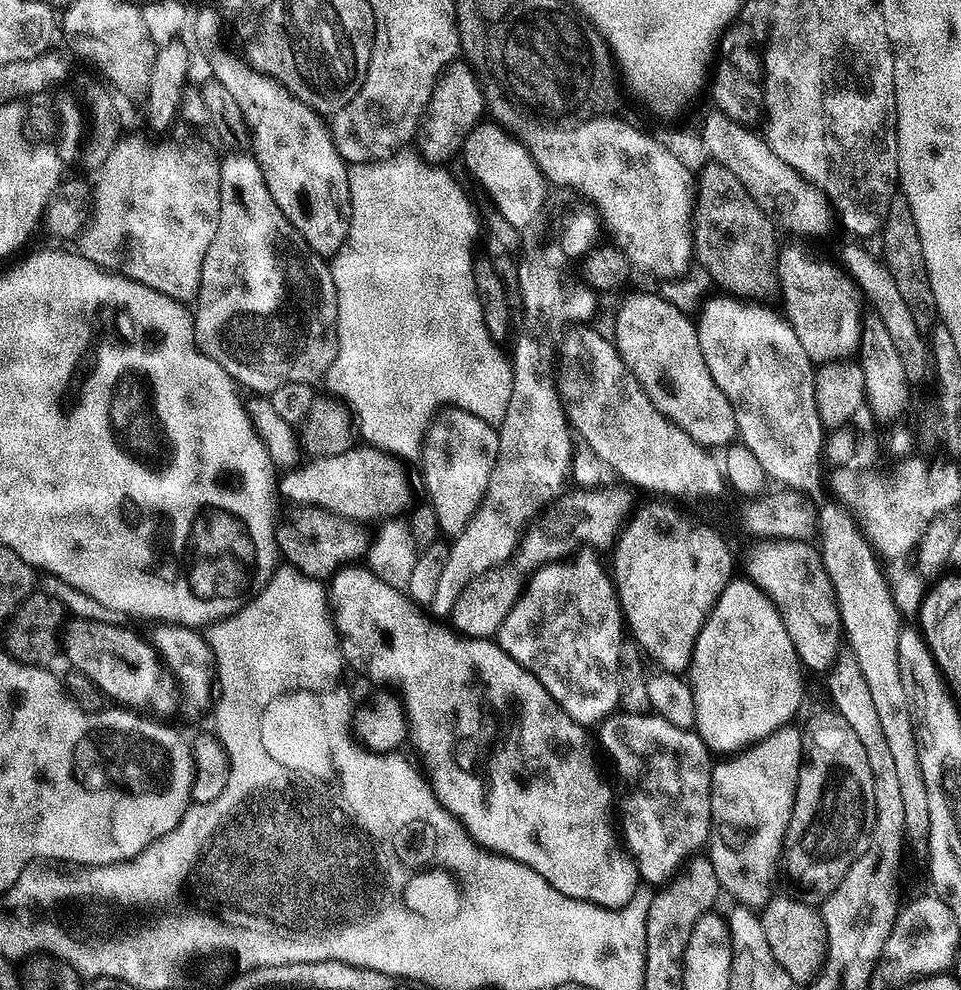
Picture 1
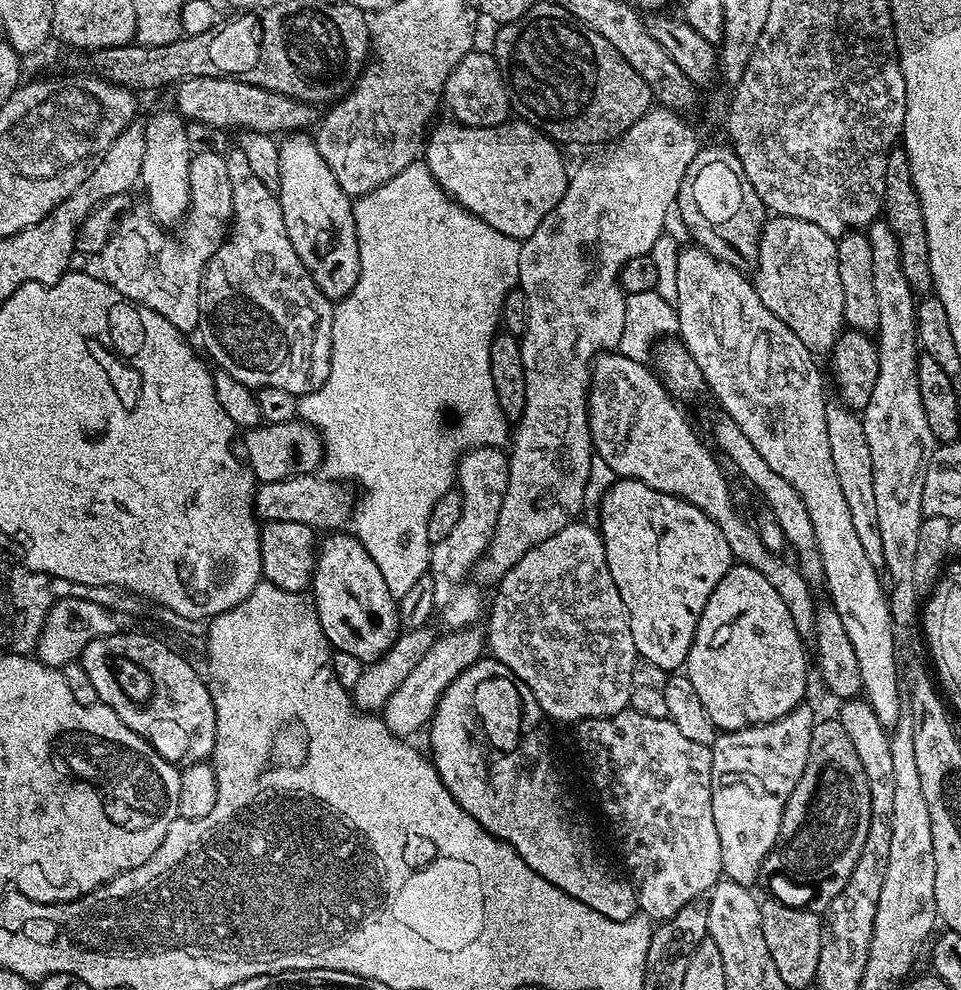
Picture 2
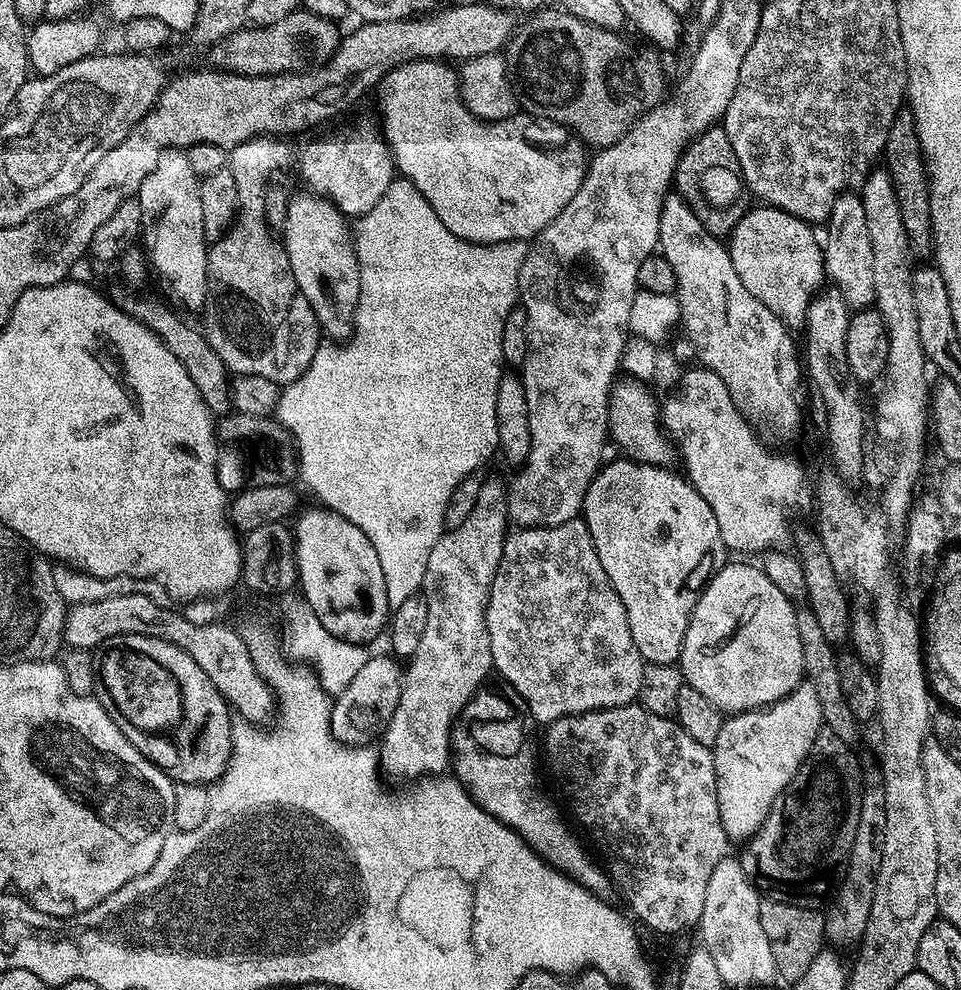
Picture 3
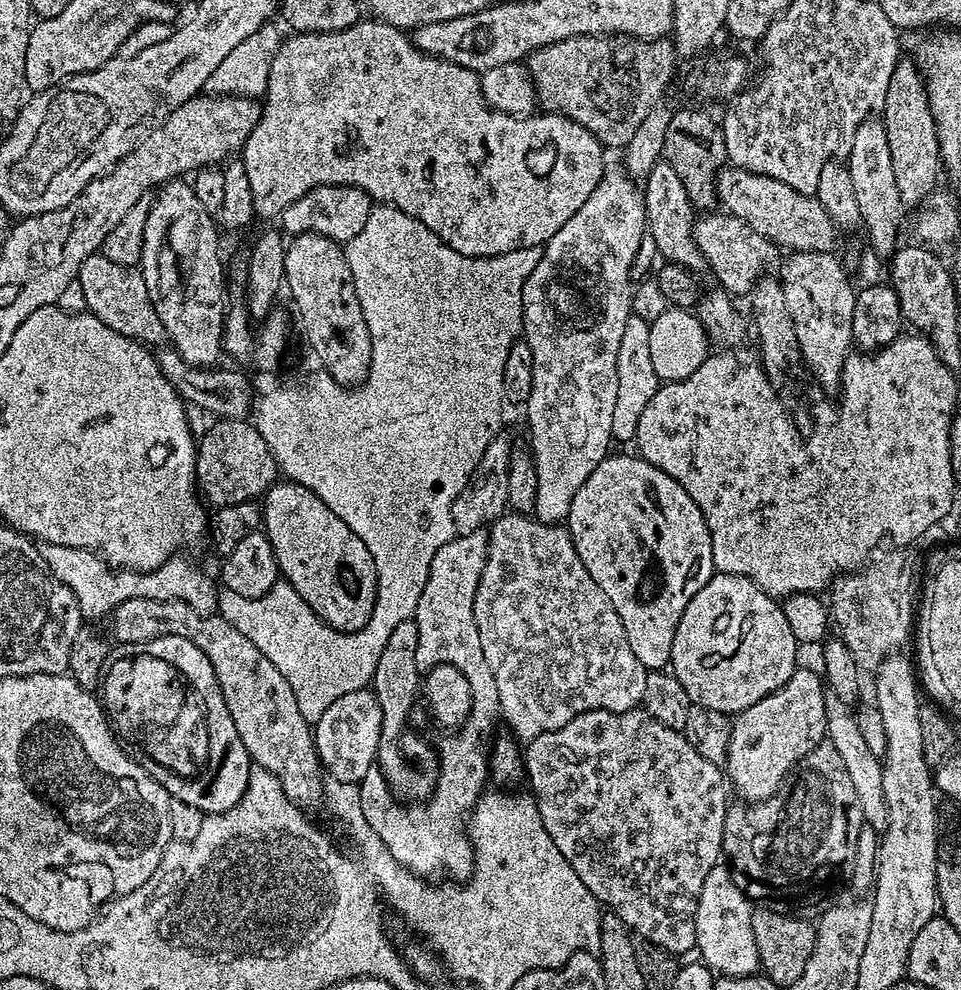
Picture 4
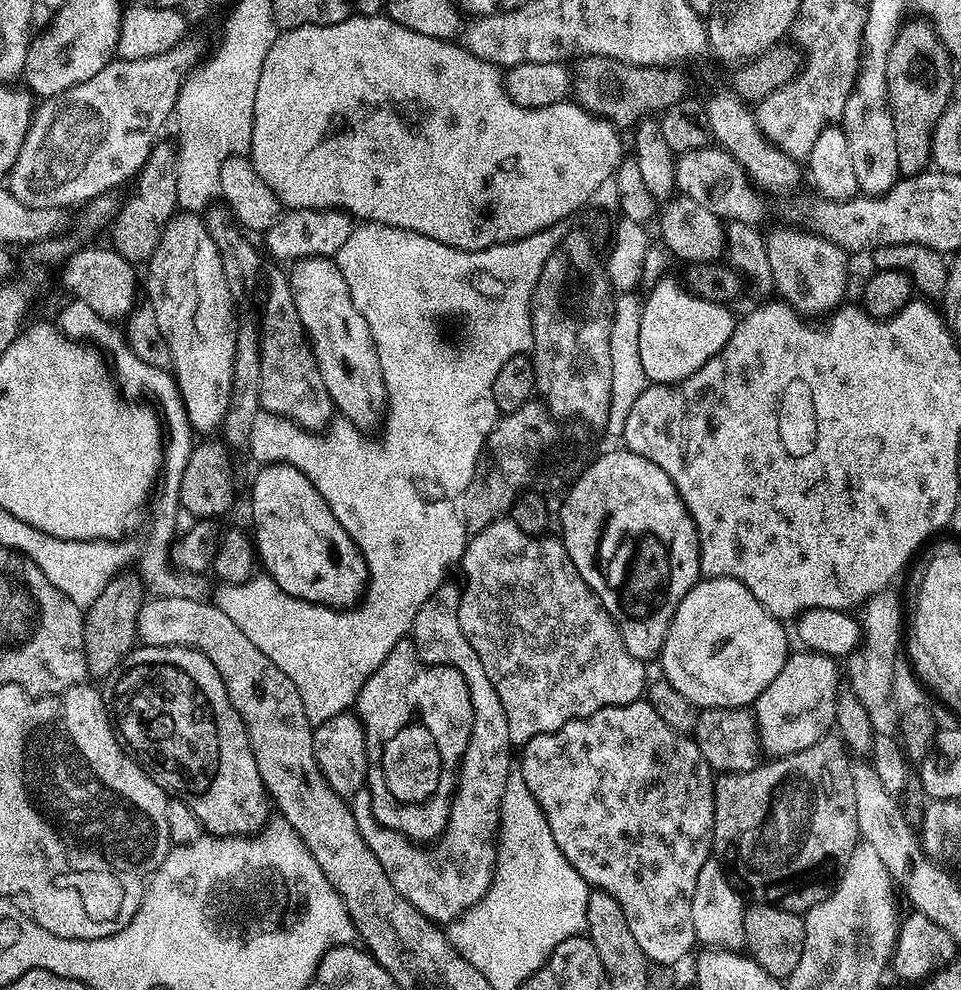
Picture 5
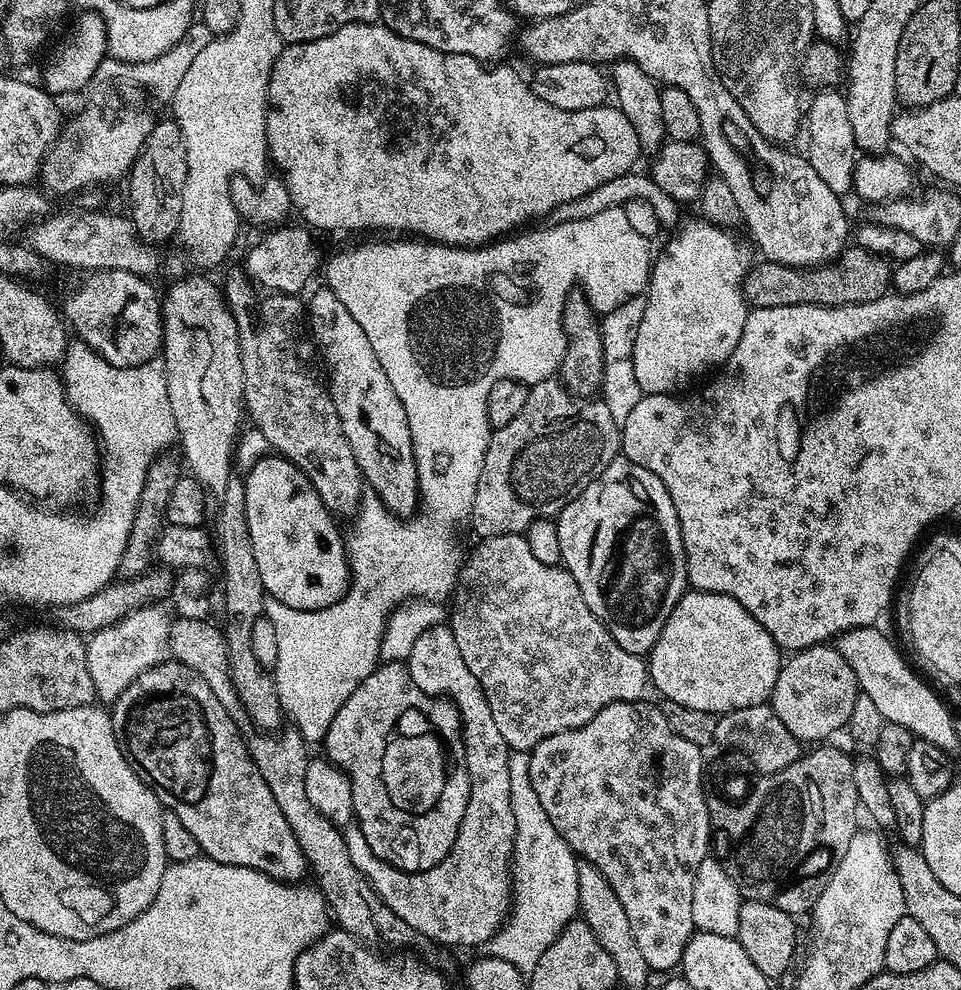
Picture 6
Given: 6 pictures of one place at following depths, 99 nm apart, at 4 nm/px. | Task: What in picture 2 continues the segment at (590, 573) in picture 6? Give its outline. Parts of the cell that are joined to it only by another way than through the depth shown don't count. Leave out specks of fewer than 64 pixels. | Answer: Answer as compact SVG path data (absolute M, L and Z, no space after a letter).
M620 478L615 482L617 484L605 494L600 504L598 531L604 540L610 578L614 578L614 586L618 586L628 611L637 657L654 662L654 666L662 666L665 670L683 669L688 662L688 651L694 642L702 610L708 605L718 582L722 582L724 575L734 566L730 546L719 526L702 509L682 497L652 489L634 479Z

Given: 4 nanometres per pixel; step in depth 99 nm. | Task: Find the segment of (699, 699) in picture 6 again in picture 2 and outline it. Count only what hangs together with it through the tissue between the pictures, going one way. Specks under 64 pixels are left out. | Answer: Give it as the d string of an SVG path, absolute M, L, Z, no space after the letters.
M737 563L724 575L722 582L718 582L714 594L710 594L708 605L702 610L694 634L694 642L688 651L686 675L690 682L694 682L694 690L698 690L698 698L702 698L702 706L706 706L706 714L710 714L710 722L714 722L714 726L720 732L742 730L755 724L769 724L786 714L790 714L795 708L801 707L803 700L800 699L803 698L804 691L808 688L808 664L810 668L810 656L809 653L808 656L804 653L804 646L806 646L805 641L801 639L798 630L795 629L790 612L787 610L785 602L782 602L782 597L778 594L778 591L770 586L770 583L758 570L752 569L746 564Z

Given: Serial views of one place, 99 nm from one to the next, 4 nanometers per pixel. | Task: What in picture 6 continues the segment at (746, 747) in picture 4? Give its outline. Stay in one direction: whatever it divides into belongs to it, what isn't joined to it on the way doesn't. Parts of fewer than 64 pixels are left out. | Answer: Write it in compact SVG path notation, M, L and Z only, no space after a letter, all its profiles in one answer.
M825 642L791 653L781 663L770 707L778 718L782 718L782 726L786 726L786 730L801 742L824 742L829 739L827 736L834 735L849 723L857 695L856 675L854 670L850 670L850 663L835 646Z

